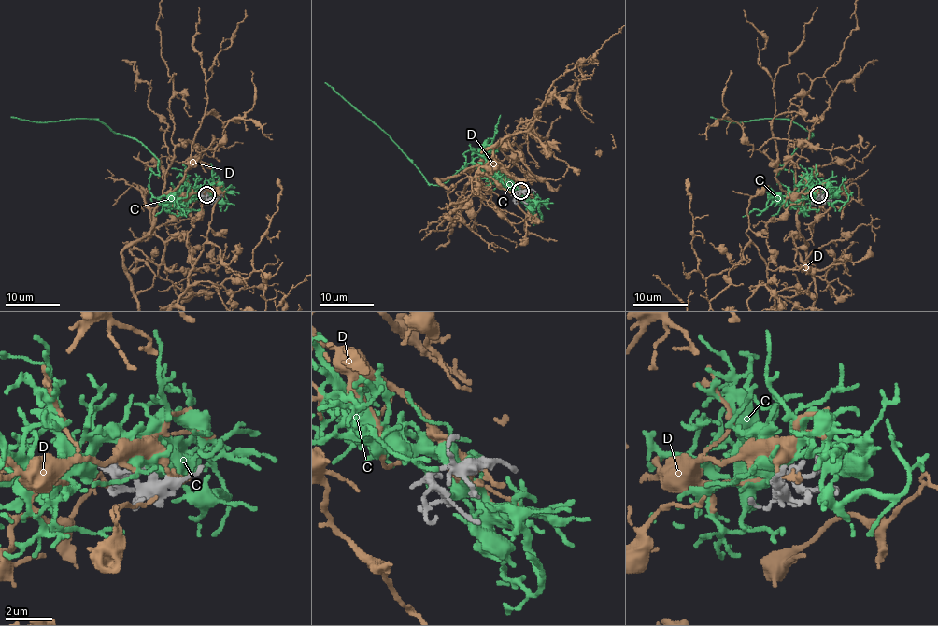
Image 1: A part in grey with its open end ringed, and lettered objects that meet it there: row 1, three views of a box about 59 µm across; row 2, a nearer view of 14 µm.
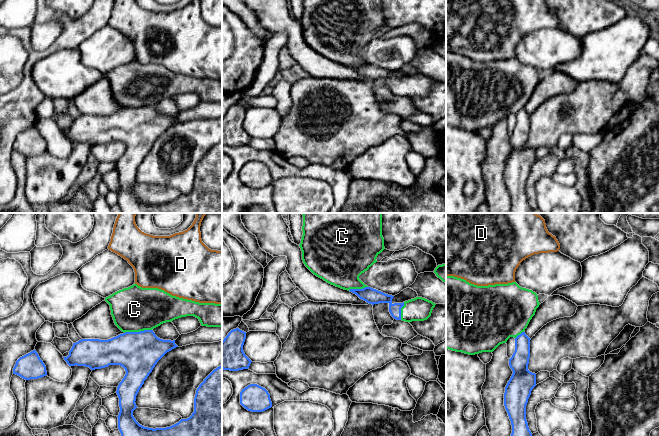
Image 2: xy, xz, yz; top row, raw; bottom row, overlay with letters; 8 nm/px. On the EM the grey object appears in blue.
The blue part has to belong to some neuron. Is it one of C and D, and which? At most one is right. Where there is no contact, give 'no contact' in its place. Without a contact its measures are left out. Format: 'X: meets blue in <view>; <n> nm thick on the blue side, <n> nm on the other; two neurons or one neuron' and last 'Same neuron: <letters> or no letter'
C: meets blue in xy; 340 nm thick on the blue side, 360 nm on the other; one neuron
D: no contact; two neurons
Same neuron: C

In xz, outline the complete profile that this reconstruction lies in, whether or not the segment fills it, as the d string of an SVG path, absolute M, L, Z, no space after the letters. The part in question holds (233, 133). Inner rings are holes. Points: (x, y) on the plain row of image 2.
M239 104L231 106L222 117L222 145L239 147L248 145L251 136L245 131L243 121L246 108Z

